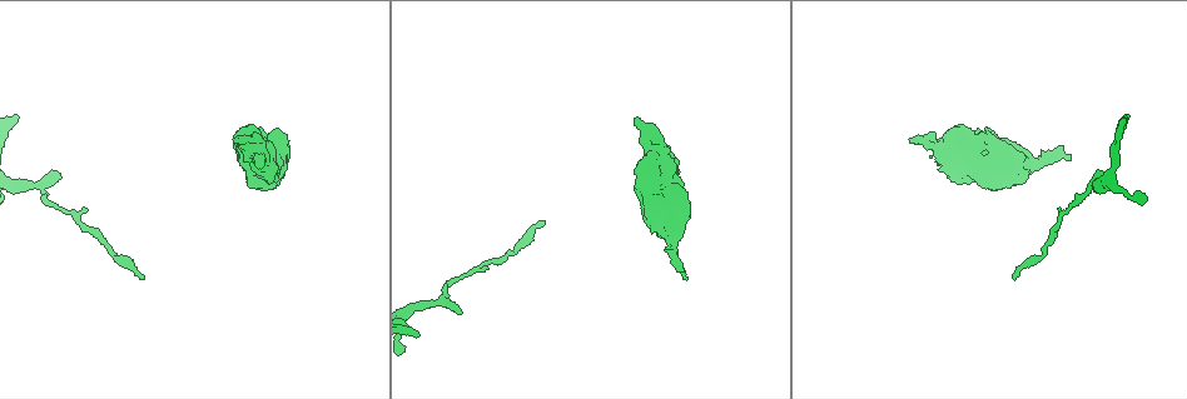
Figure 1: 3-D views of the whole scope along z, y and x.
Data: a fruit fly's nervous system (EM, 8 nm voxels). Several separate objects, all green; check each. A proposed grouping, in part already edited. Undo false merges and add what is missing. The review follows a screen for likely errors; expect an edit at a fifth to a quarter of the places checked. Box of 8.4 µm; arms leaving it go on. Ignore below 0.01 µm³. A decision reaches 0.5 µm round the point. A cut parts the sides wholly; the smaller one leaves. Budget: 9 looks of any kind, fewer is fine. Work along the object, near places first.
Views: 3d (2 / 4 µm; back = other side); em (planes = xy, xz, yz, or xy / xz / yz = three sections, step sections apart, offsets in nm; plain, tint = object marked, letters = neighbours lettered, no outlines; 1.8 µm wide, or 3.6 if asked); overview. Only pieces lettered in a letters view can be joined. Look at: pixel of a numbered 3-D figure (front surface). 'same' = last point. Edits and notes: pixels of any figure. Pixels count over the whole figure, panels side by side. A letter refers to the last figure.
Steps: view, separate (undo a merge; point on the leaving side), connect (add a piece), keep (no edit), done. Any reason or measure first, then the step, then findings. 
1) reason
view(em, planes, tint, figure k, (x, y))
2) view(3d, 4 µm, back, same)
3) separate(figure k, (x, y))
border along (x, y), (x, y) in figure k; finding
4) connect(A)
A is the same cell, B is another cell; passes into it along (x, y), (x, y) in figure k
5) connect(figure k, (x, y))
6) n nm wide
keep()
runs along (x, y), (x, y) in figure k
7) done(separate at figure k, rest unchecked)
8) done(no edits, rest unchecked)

free end
view(em, yz, step 4, tint, figure 1, (1070, 157))

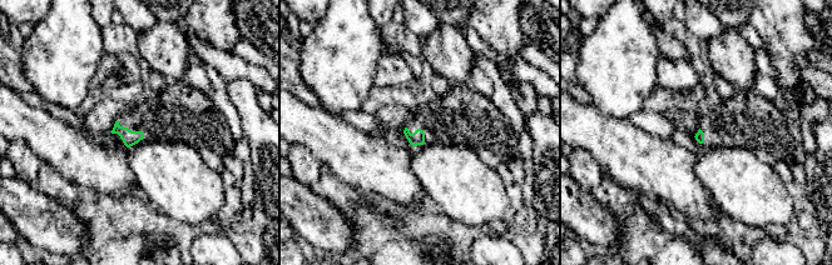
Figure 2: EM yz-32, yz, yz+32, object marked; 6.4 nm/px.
view(em, planes, letters, same)

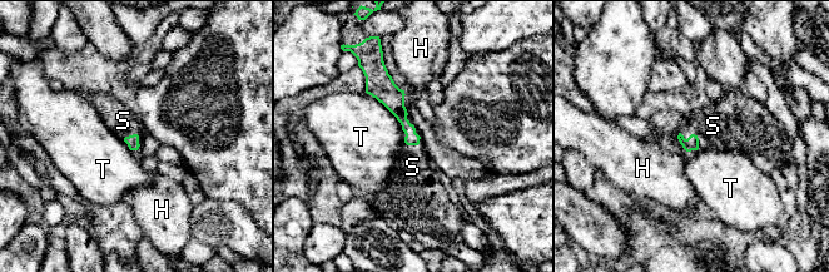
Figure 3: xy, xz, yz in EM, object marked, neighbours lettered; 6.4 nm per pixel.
connect(figure 3, (713, 125))
S is the same cell, H and T are other cells; passes into it along (691, 143), (693, 134), (713, 125) in figure 3; the cell continues

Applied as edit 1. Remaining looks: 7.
long arm stops here
view(em, planes, letters, figure 1, (1012, 277))

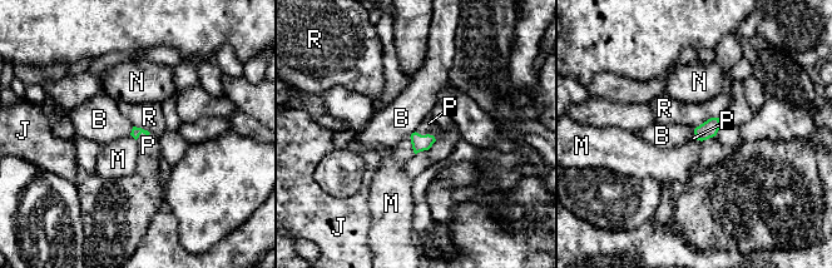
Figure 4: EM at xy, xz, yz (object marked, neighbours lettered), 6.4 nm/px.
connect(figure 4, (426, 127))
P is the same cell, B, J, M, N and R are other cells; passes into it along (420, 143), (426, 134), (426, 127) in figure 4; it goes on there

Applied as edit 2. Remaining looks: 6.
an open end
view(em, 3.6 µm, planes, tint, figure 1, (913, 138))

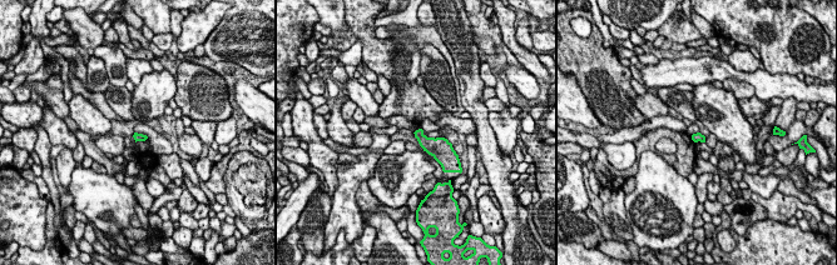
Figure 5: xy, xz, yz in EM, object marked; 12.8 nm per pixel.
what lies round it
view(em, 3.6 µm, planes, letters, same)

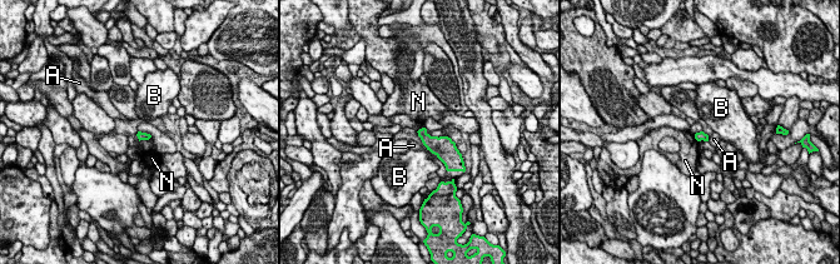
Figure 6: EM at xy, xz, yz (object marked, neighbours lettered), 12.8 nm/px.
keep()
A, B and N are other cells; no lettered piece goes on from it

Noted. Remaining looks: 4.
free end
view(em, xz, step 4, tint, figure 1, (61, 178))

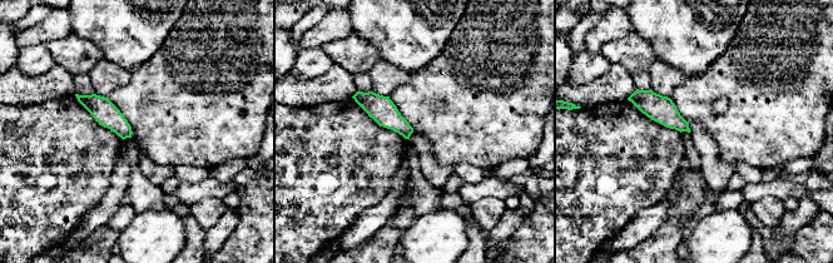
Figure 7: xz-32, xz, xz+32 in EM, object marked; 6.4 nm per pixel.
cut it another way
view(em, planes, letters, same)

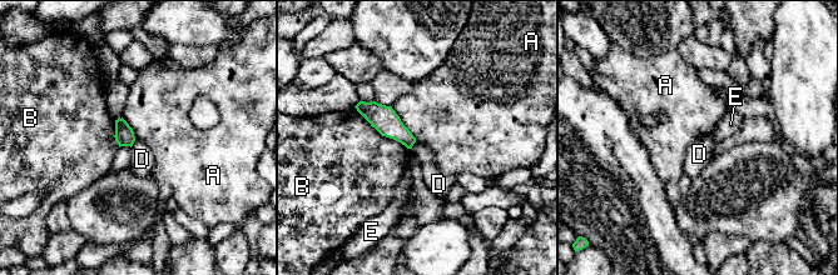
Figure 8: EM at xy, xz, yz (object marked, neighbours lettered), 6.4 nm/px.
keep()
A, B, D and E are other cells; border along (416, 139), (411, 148) in figure 8; none of them fits

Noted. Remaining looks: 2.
done(connect at figure 3, connect at figure 4, rest unchecked)

